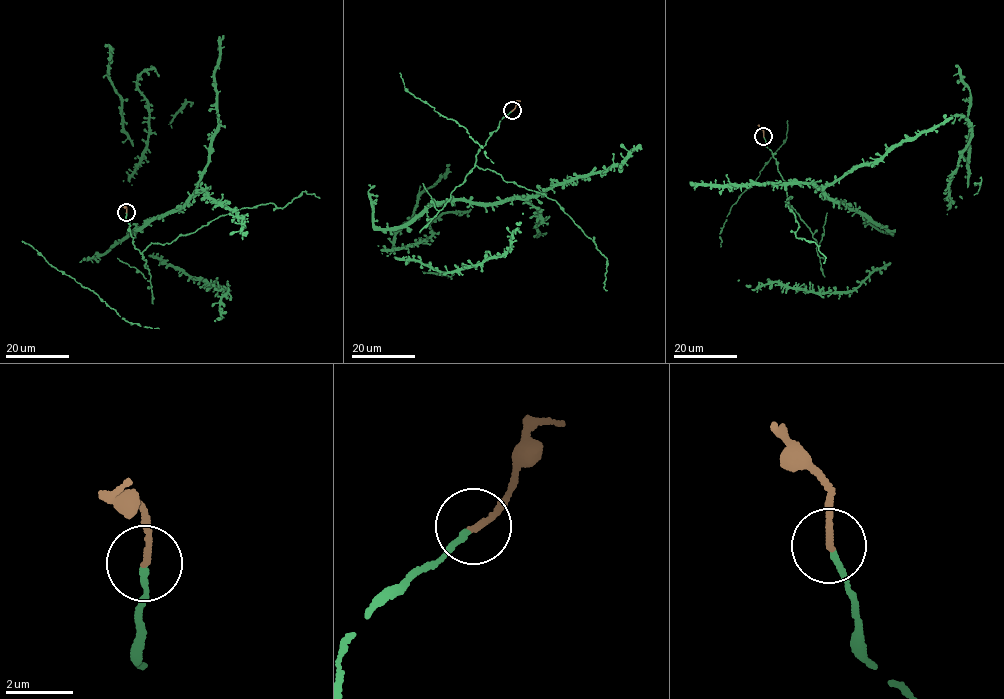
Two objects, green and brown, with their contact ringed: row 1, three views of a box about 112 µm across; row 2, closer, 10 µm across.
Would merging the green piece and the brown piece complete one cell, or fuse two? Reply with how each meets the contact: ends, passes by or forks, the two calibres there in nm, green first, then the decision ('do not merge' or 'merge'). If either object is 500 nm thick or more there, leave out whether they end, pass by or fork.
green ends | brown ends | 160/160 nm | merge

